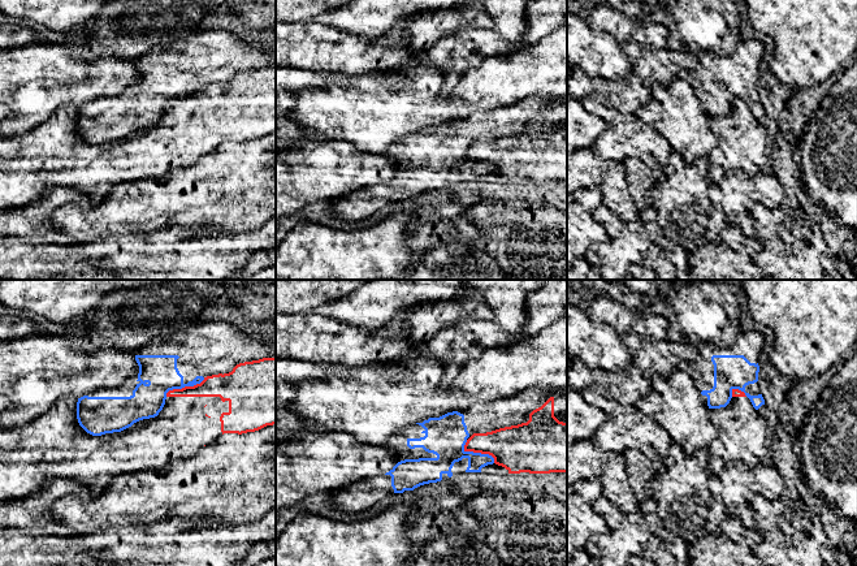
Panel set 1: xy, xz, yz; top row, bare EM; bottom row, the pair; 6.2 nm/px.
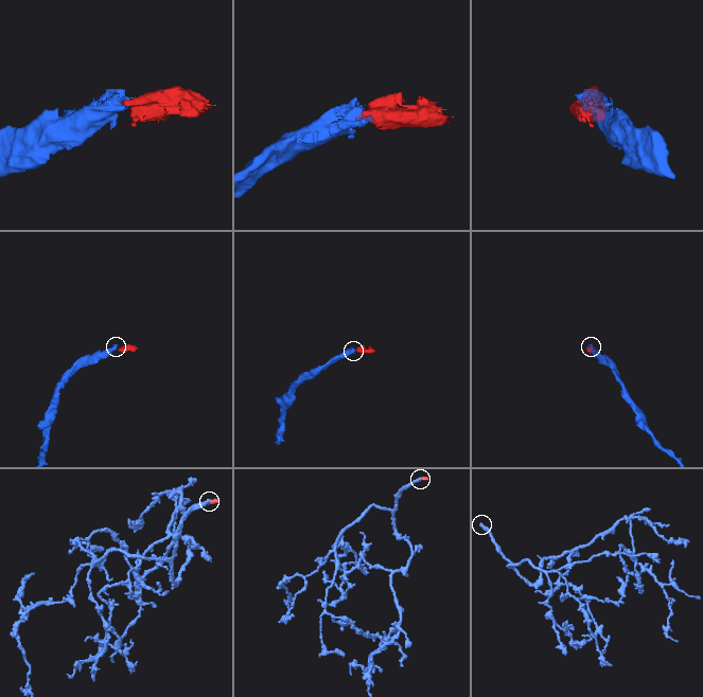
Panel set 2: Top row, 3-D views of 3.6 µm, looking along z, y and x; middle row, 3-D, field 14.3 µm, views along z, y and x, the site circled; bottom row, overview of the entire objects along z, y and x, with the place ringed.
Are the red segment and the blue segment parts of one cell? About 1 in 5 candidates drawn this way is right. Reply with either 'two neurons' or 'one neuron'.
two neurons

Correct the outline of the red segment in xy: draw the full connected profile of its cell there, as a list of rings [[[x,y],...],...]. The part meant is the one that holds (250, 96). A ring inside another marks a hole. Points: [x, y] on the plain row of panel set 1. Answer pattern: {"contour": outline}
{"contour": [[[263,66],[259,69],[239,72],[229,82],[207,85],[200,92],[196,92],[194,95],[185,95],[182,98],[169,99],[166,101],[165,113],[157,125],[139,129],[121,141],[105,142],[101,144],[92,144],[87,142],[78,131],[77,111],[78,108],[75,105],[64,104],[47,121],[33,128],[25,134],[16,137],[0,135],[0,209],[27,206],[40,199],[46,189],[61,186],[74,187],[79,190],[83,195],[86,195],[92,203],[101,203],[105,198],[113,194],[113,190],[117,185],[146,178],[157,178],[165,176],[169,170],[173,170],[176,168],[190,167],[196,163],[203,155],[212,152],[217,146],[224,142],[242,143],[259,139],[267,134],[276,133],[276,66]]]}

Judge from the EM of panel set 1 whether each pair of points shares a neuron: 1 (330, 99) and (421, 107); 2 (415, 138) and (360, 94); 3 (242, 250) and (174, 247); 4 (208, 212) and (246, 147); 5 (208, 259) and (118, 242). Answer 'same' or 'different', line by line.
1: same
2: different
3: same
4: same
5: same

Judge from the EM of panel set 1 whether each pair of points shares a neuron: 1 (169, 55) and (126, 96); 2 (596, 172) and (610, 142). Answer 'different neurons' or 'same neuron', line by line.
1: same neuron
2: different neurons

